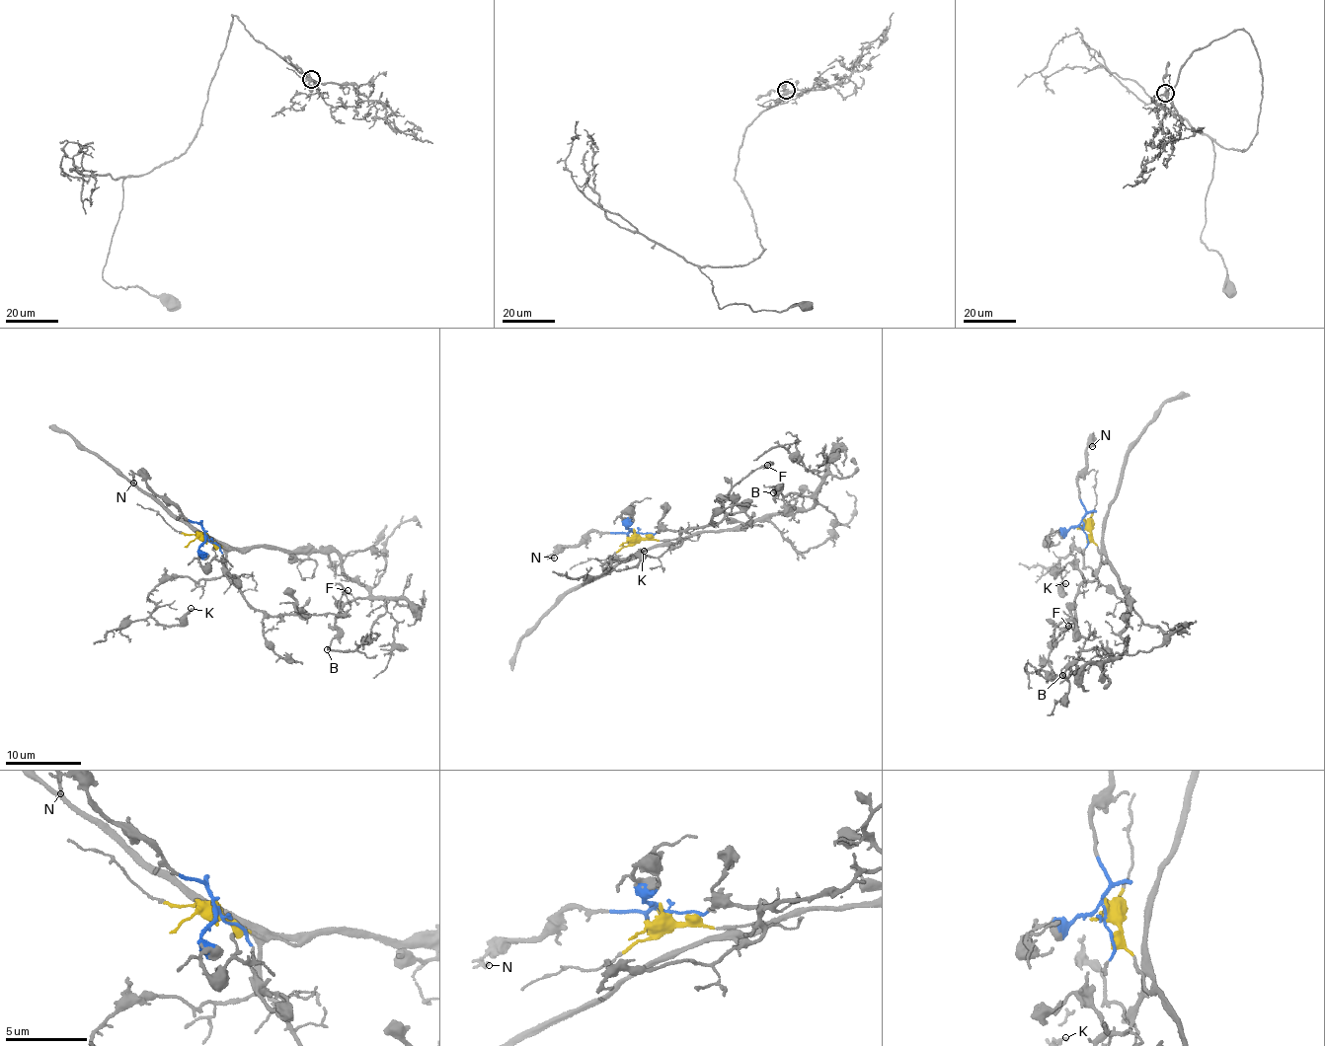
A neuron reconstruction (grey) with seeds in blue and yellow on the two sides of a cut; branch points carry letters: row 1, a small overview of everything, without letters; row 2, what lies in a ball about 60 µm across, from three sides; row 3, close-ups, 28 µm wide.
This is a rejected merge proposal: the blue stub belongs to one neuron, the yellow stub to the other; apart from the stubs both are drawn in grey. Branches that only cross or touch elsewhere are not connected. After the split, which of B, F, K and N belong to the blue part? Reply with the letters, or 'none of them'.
N

